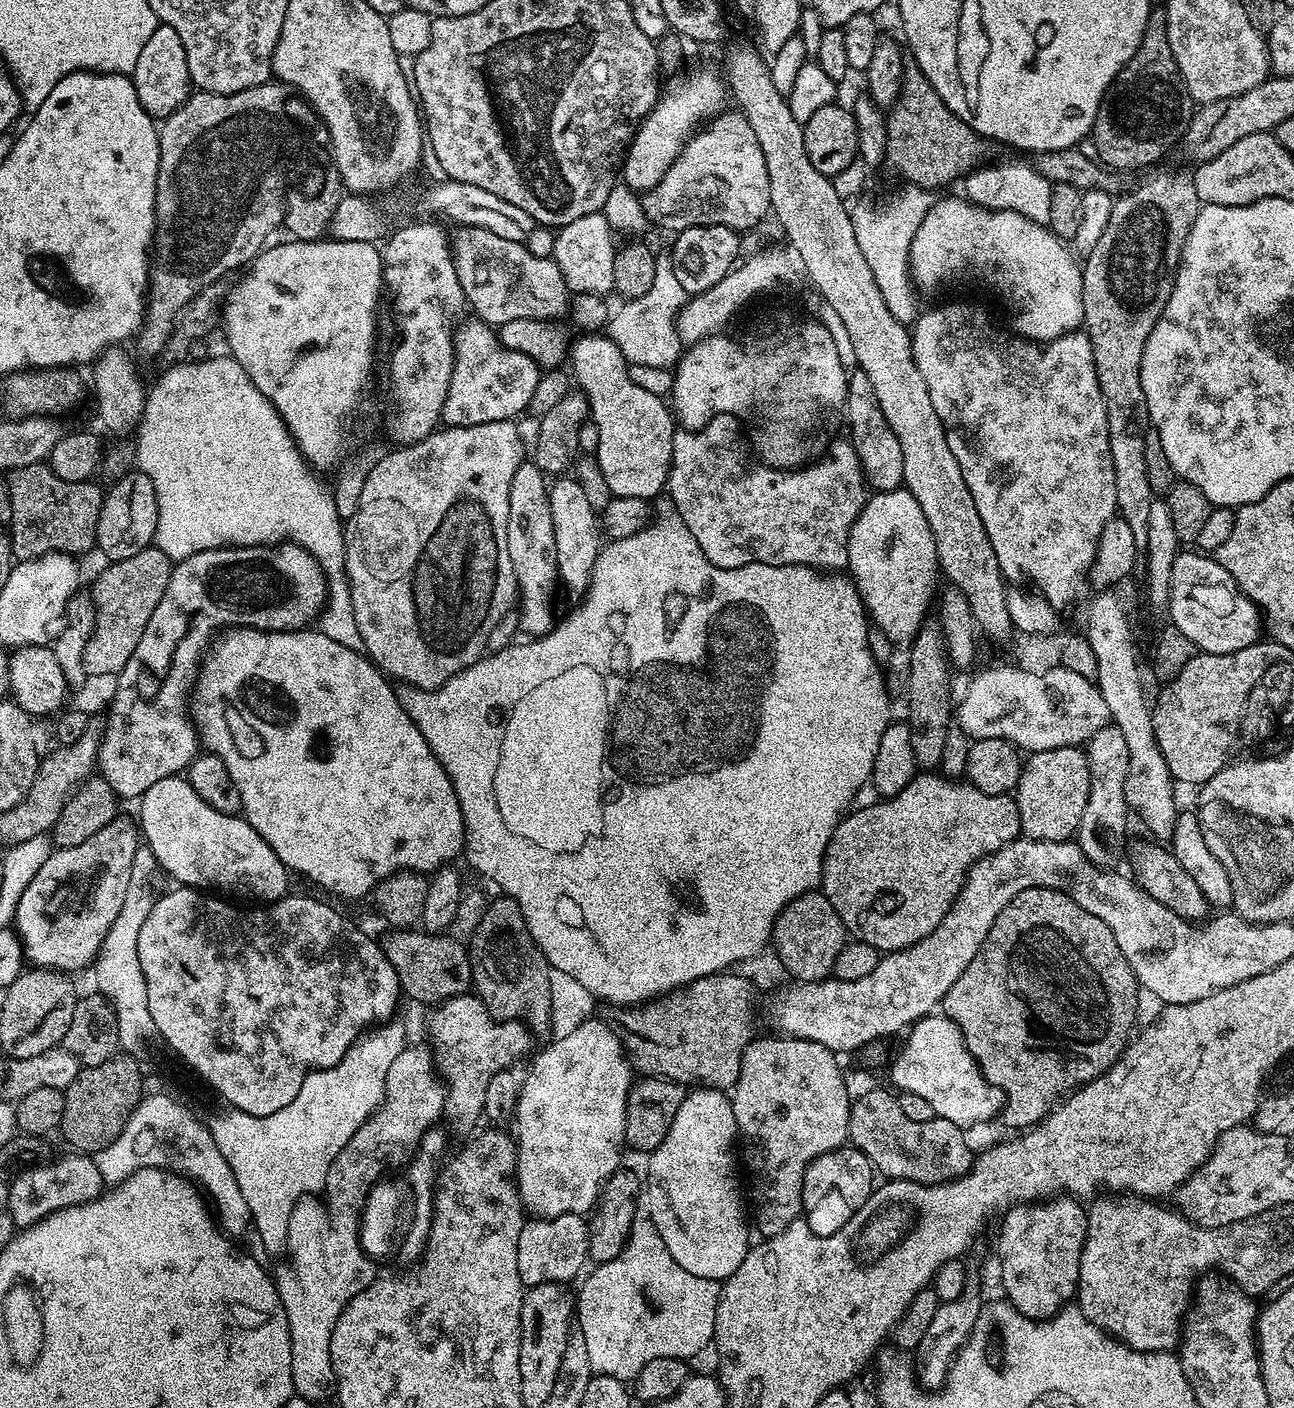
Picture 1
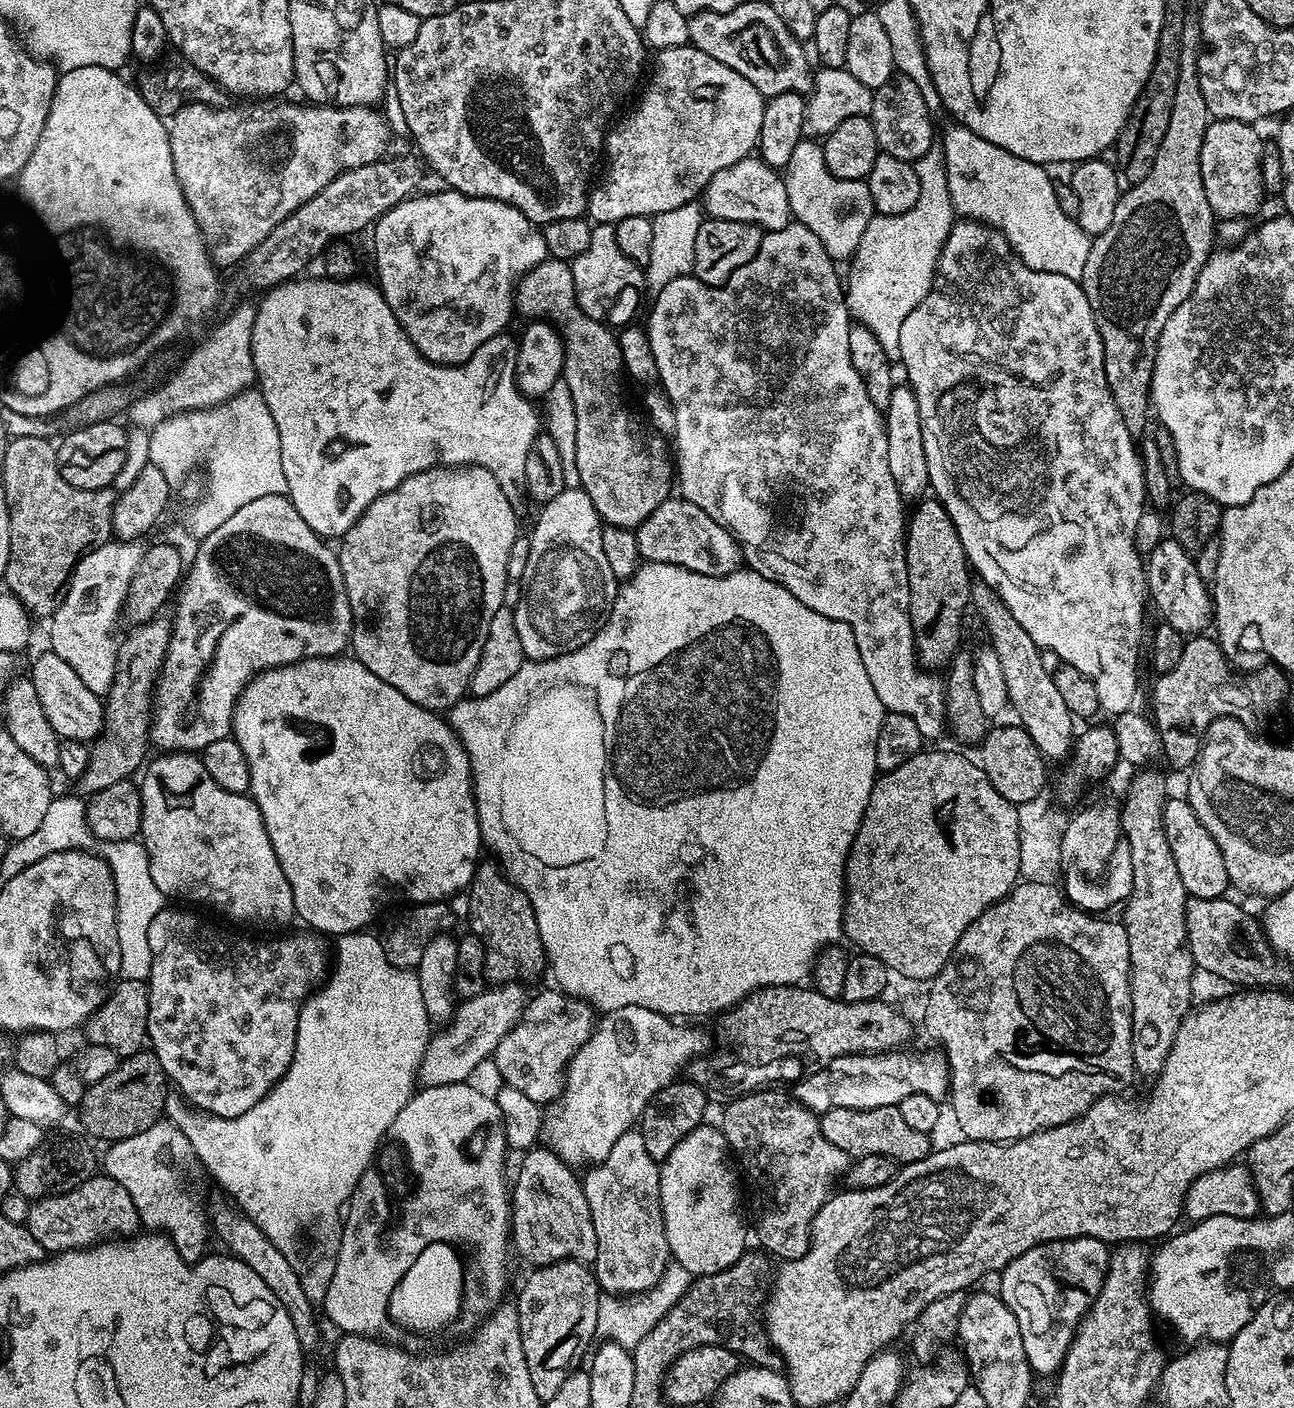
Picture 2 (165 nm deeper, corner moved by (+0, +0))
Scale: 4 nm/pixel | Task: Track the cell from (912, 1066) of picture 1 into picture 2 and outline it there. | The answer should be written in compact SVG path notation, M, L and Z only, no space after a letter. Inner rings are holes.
M907 1051L866 1052L862 1056L843 1056L827 1061L817 1072L796 1084L794 1098L811 1112L823 1114L835 1108L874 1110L878 1106L899 1107L903 1098L911 1094L925 1094L945 1101L950 1092L951 1076L948 1060L942 1052L906 1054Z

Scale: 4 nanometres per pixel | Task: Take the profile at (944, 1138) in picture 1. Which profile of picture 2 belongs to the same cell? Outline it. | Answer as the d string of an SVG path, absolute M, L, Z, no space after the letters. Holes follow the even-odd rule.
M878 1106L874 1110L835 1108L820 1116L820 1129L829 1142L834 1142L849 1158L882 1154L895 1160L897 1165L913 1164L933 1151L929 1133L914 1130L902 1119L899 1107Z

